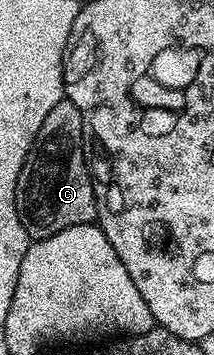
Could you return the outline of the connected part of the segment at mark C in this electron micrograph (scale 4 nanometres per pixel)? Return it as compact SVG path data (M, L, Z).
M68 100L60 101L40 124L30 155L16 184L18 215L30 240L47 238L64 228L89 226L97 219L98 201L90 177L88 154L84 149L84 123L80 108Z

